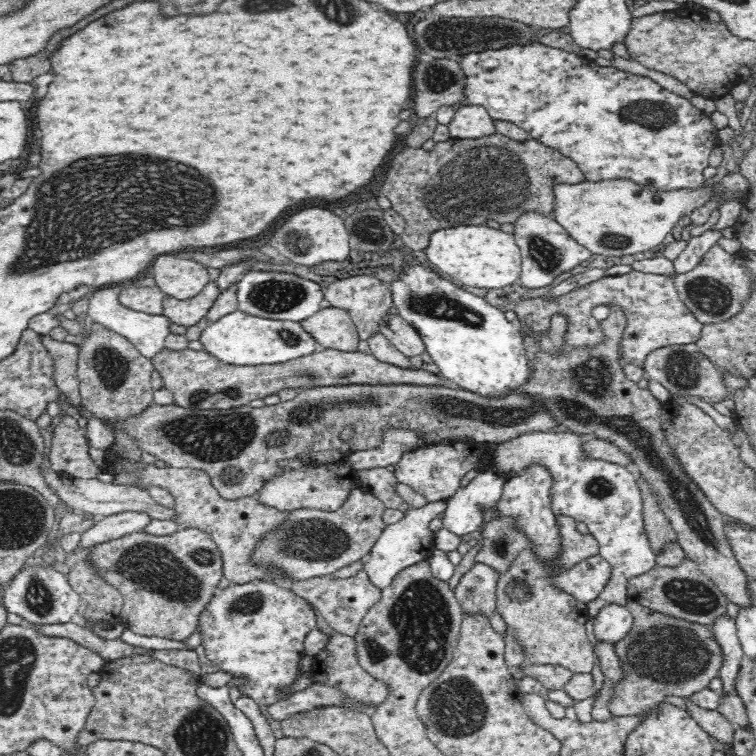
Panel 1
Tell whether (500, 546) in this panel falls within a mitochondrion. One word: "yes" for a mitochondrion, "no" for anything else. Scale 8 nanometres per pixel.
yes

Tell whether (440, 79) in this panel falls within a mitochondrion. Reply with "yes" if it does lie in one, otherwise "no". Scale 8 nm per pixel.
yes

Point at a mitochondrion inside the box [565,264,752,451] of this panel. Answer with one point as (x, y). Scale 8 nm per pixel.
(706, 295)

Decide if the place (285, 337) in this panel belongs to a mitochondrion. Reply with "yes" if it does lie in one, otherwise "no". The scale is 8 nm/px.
yes

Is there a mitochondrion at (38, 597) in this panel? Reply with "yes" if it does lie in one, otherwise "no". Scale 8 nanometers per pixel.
yes

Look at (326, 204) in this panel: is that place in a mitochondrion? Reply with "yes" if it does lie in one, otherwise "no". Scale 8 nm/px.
no

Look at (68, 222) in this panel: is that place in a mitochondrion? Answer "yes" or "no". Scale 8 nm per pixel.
yes

